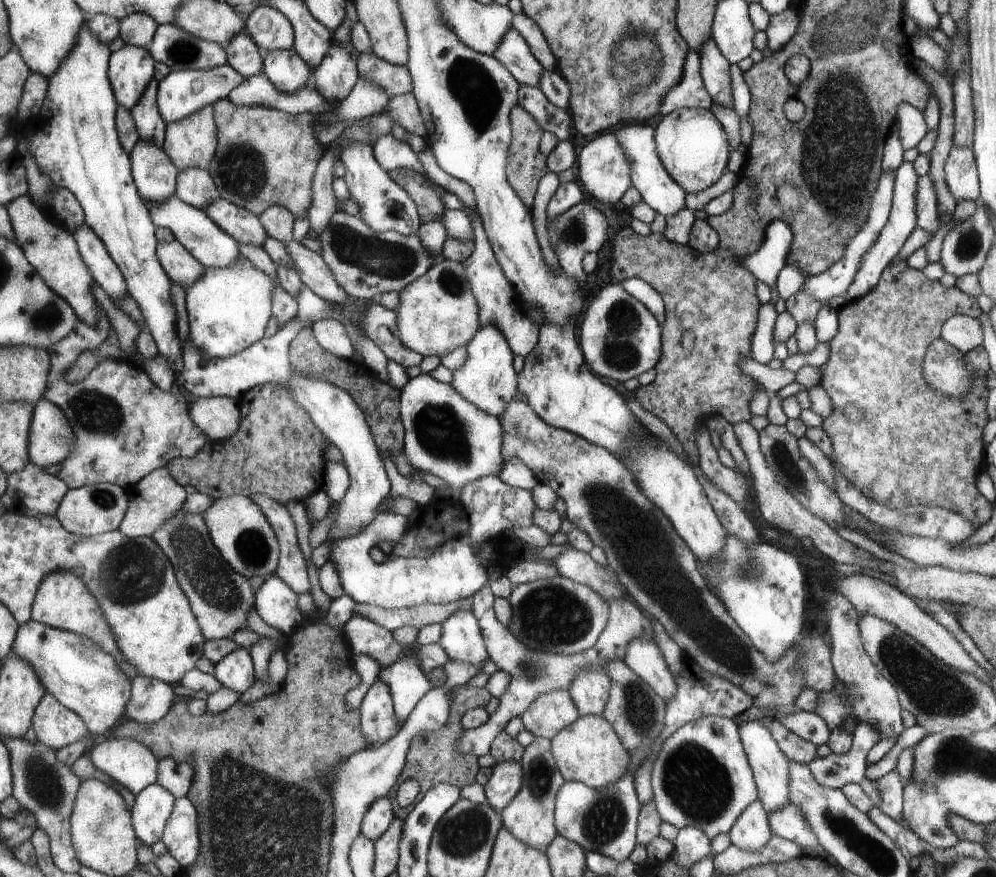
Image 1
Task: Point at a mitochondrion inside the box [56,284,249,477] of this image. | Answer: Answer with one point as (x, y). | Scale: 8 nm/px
(95, 412)

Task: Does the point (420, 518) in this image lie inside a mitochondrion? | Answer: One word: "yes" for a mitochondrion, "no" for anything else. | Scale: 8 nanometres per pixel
no

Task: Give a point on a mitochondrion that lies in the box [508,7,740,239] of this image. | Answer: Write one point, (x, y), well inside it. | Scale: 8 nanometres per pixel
(634, 63)

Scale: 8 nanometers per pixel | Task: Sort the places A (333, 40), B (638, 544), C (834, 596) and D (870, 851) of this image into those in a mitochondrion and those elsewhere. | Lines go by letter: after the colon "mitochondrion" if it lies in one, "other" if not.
A: other
B: mitochondrion
C: other
D: mitochondrion

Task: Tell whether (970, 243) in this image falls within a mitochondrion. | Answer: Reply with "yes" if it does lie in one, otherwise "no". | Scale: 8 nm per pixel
yes

